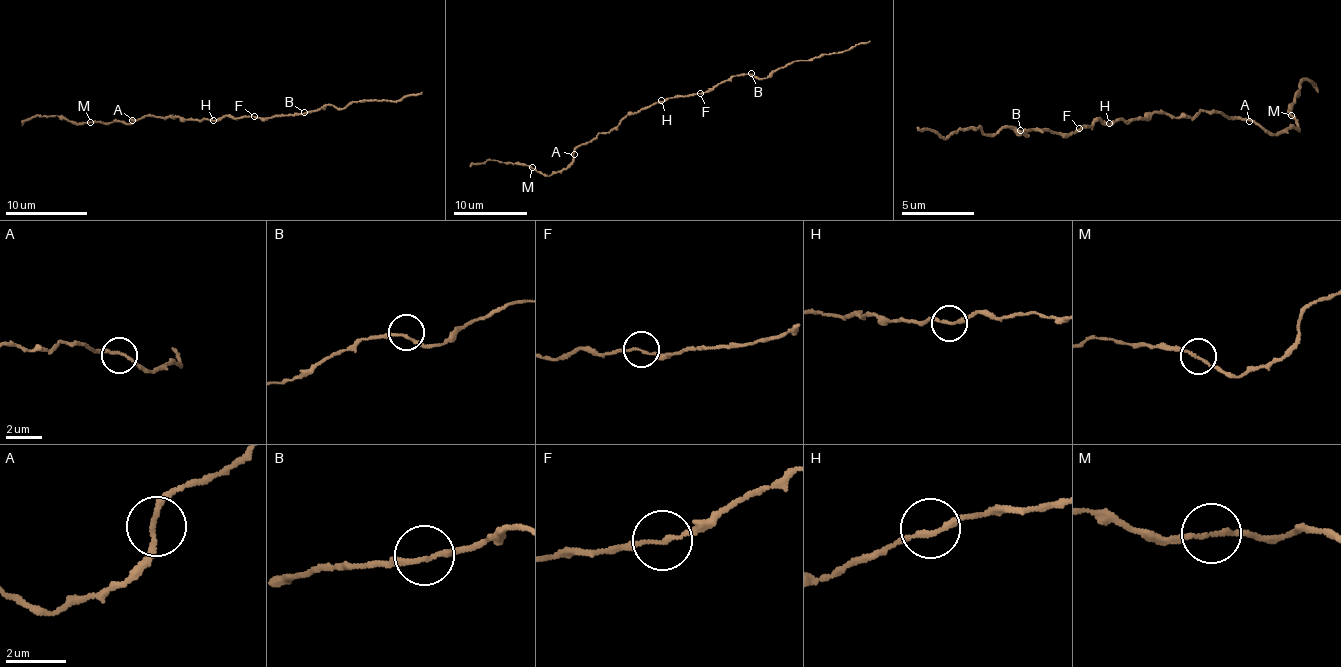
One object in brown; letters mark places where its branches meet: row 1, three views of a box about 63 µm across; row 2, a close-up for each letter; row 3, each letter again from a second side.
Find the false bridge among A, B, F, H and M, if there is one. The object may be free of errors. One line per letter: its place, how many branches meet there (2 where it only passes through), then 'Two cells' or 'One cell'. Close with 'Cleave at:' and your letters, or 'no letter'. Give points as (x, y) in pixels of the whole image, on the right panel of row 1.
A: Place: (1249, 121). Branches: 2. One cell
B: Place: (1020, 130). Branches: 2. One cell
F: Place: (1079, 128). Branches: 2. One cell
H: Place: (1109, 123). Branches: 2. One cell
M: Place: (1291, 115). Branches: 2. One cell
Cleave at: no letter

